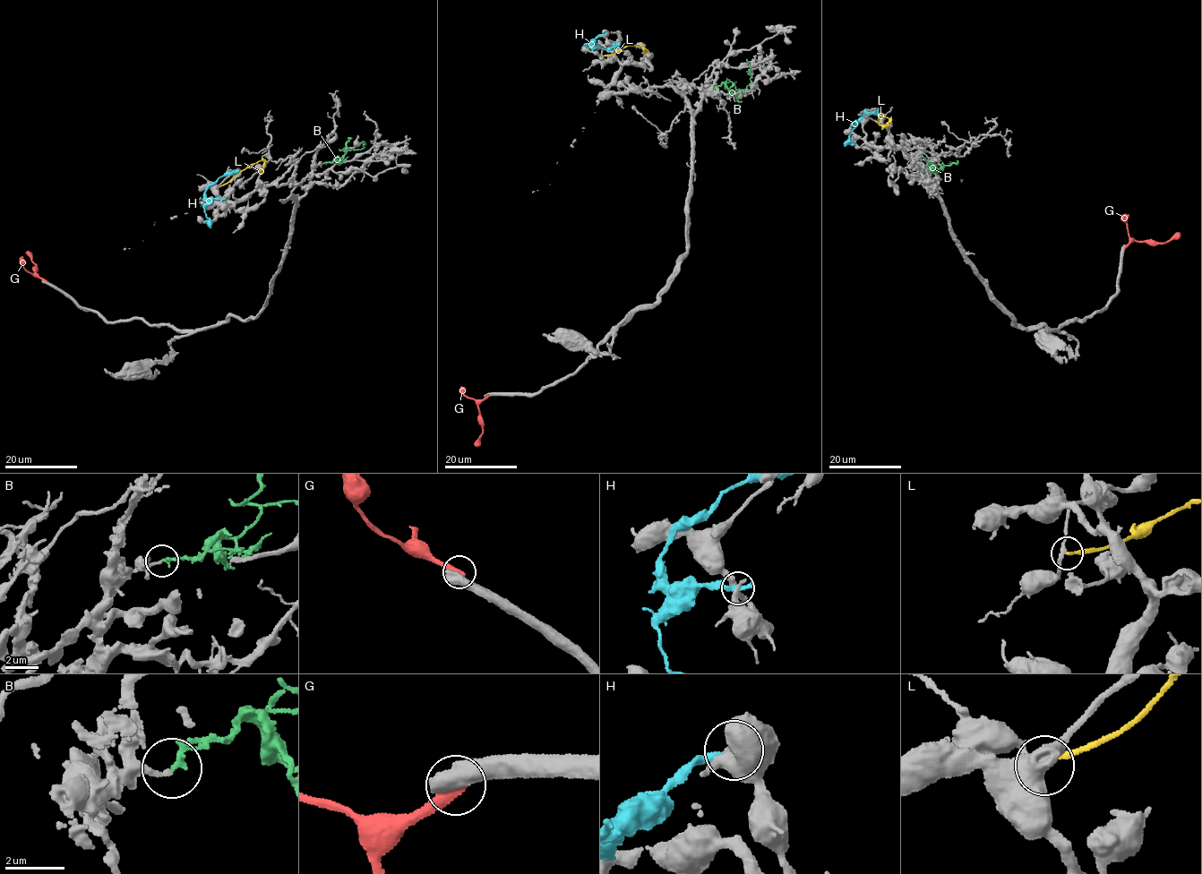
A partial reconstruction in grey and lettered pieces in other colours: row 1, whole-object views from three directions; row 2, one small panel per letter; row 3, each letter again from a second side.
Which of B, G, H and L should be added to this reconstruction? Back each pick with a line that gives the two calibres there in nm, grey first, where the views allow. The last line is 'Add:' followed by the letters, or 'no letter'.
B: calibres 160 and 220 nm
Add: B

